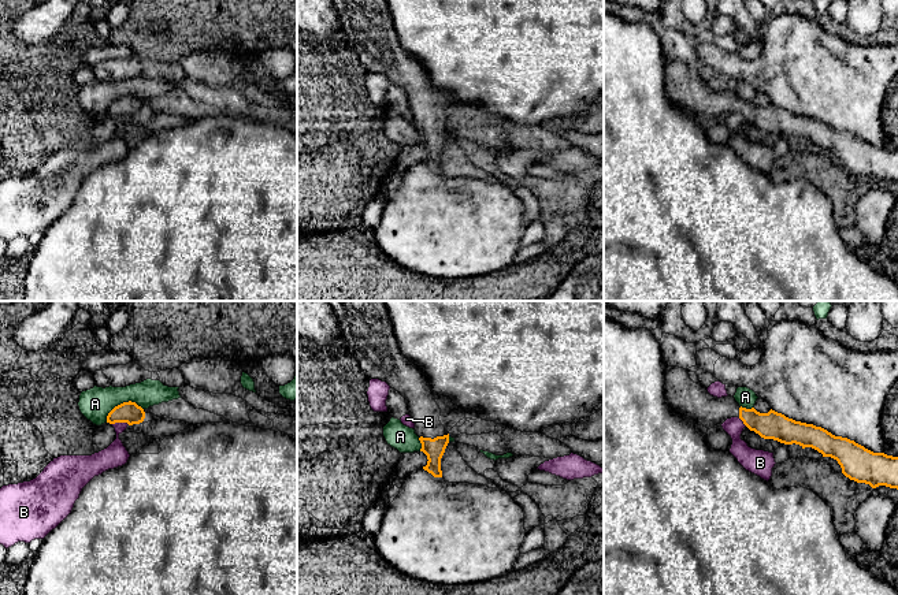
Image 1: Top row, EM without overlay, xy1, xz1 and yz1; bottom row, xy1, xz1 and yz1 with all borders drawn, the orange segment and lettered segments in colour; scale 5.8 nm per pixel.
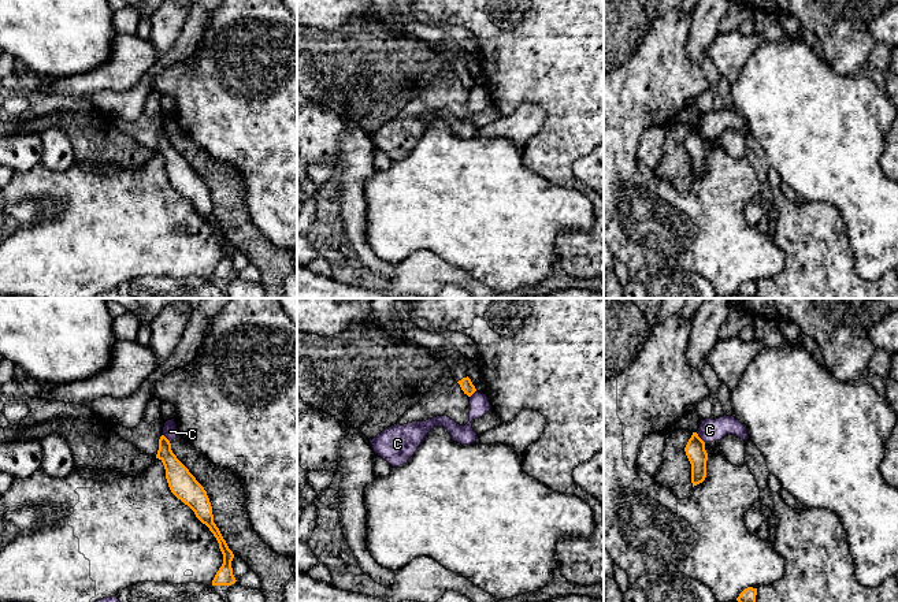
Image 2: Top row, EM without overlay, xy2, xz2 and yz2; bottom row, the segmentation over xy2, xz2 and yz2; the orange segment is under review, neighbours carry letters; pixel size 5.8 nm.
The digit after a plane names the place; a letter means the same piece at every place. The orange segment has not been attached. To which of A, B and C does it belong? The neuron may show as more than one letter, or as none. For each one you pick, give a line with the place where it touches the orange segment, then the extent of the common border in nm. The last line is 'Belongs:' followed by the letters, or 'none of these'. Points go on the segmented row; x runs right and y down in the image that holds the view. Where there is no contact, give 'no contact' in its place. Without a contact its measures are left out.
Belongs: none of these

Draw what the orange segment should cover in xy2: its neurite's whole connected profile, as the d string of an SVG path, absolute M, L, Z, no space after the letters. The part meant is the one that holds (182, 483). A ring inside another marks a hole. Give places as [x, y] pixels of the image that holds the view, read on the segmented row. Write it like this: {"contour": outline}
{"contour": "M164 435L159 439L156 458L159 458L164 465L166 479L171 493L194 512L196 517L209 528L219 543L219 549L223 554L223 564L216 572L212 586L229 587L234 584L237 581L231 568L234 554L214 523L212 506L207 491L177 458L171 450L170 441Z"}

